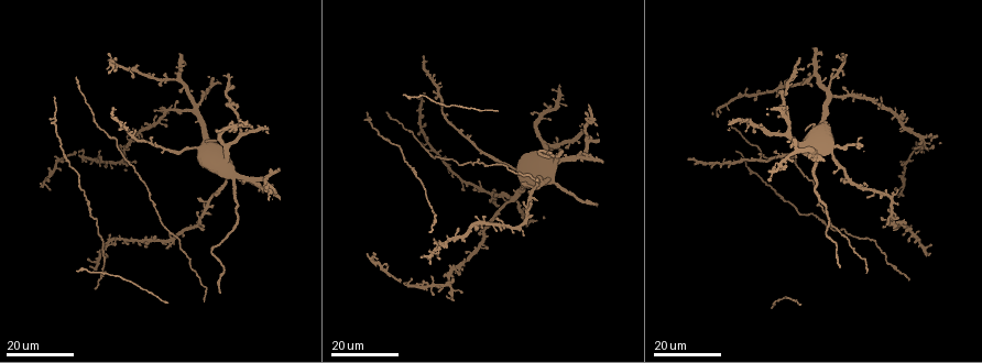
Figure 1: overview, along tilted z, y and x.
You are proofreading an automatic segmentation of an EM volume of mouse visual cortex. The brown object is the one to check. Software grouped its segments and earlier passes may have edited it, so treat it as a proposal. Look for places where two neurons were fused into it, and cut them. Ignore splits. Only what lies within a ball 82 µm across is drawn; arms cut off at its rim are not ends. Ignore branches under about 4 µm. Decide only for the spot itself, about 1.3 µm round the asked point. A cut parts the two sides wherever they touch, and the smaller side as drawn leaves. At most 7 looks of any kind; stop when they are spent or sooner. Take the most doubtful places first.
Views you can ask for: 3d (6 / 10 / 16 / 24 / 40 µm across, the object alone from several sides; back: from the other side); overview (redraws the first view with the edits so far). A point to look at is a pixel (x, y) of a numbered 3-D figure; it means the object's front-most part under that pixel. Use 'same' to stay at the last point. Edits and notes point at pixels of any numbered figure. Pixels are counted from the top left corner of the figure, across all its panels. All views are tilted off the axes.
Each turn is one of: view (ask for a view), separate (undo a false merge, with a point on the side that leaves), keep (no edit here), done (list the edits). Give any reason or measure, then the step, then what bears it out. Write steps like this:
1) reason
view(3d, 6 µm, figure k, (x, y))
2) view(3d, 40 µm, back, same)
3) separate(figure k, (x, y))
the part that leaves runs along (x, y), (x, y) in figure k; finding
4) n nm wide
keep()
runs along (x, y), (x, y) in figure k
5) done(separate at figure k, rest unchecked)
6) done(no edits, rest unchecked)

view(3d, 16 µm, figure 1, (911, 235))

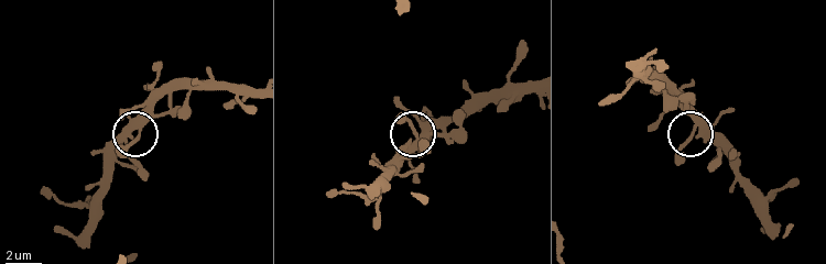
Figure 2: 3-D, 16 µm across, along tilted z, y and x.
view(3d, 10 µm, figure 2, (133, 135))

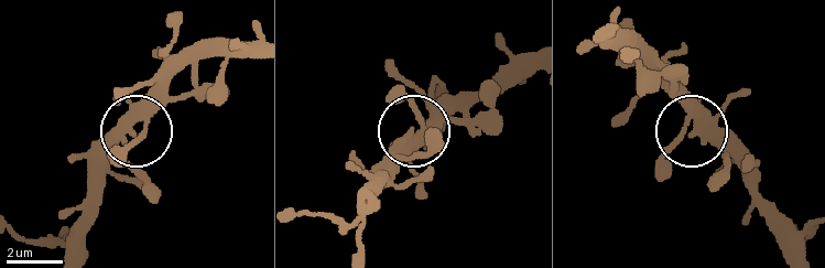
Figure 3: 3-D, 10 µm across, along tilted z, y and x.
view(3d, 10 µm, back, figure 3, (687, 133))

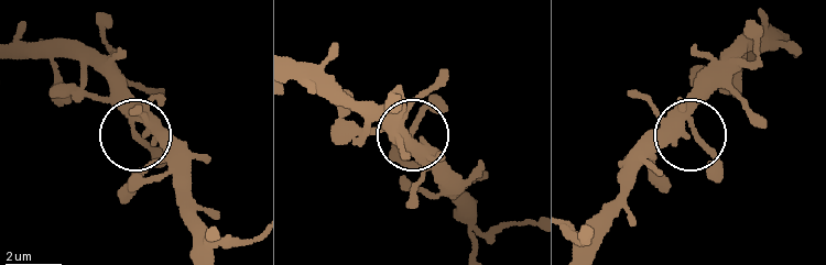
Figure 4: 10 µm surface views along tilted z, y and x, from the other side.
keep()
continuous, no second neuron

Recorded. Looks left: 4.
side arm on a straight run
view(3d, 16 µm, figure 1, (370, 122))

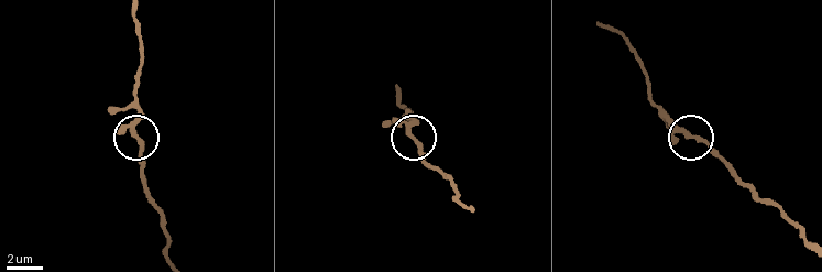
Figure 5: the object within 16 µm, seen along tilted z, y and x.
view(3d, 10 µm, figure 5, (132, 128))

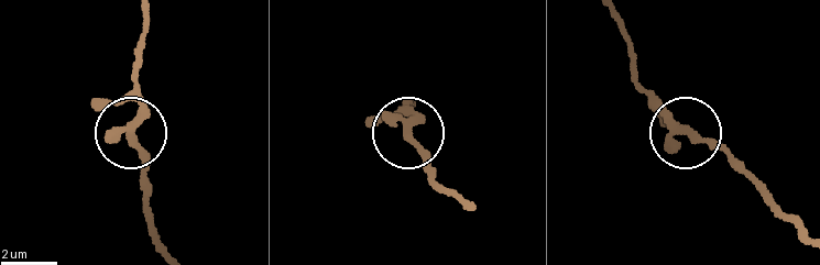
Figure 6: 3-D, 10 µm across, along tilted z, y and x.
keep()
runs along (462, 202), (438, 189), (423, 146), (407, 131), (410, 100) in figure 6; one neuron here

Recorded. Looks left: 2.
sudden change in width
view(3d, 16 µm, figure 1, (116, 140))

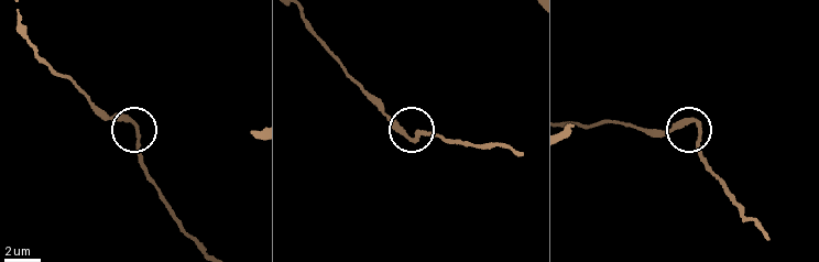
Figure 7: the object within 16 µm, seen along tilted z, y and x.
zoom in
view(3d, 10 µm, figure 7, (694, 121))

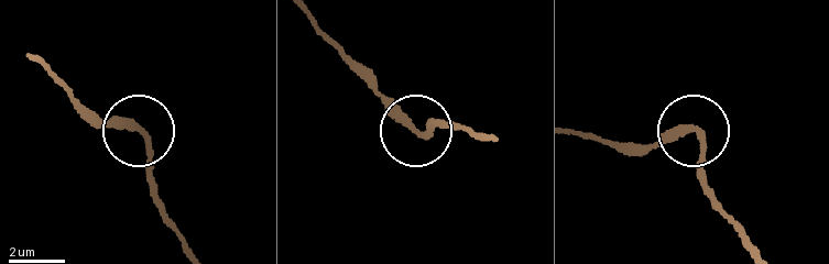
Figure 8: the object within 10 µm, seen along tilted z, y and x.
keep()
runs along (188, 246), (160, 198), (142, 135), (78, 111) in figure 8; continuous, no second neuron

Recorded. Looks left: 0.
done(no edits, rest unchecked)

